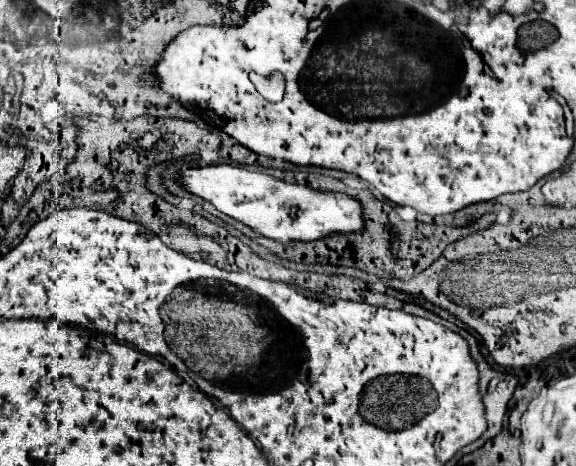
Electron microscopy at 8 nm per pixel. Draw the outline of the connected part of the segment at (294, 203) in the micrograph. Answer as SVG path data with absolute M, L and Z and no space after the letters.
M230 164L186 168L176 172L176 184L188 194L210 202L222 214L246 224L256 234L280 244L316 242L332 234L356 234L364 230L362 204L344 192L314 190L306 184L284 182L264 172L250 171Z

